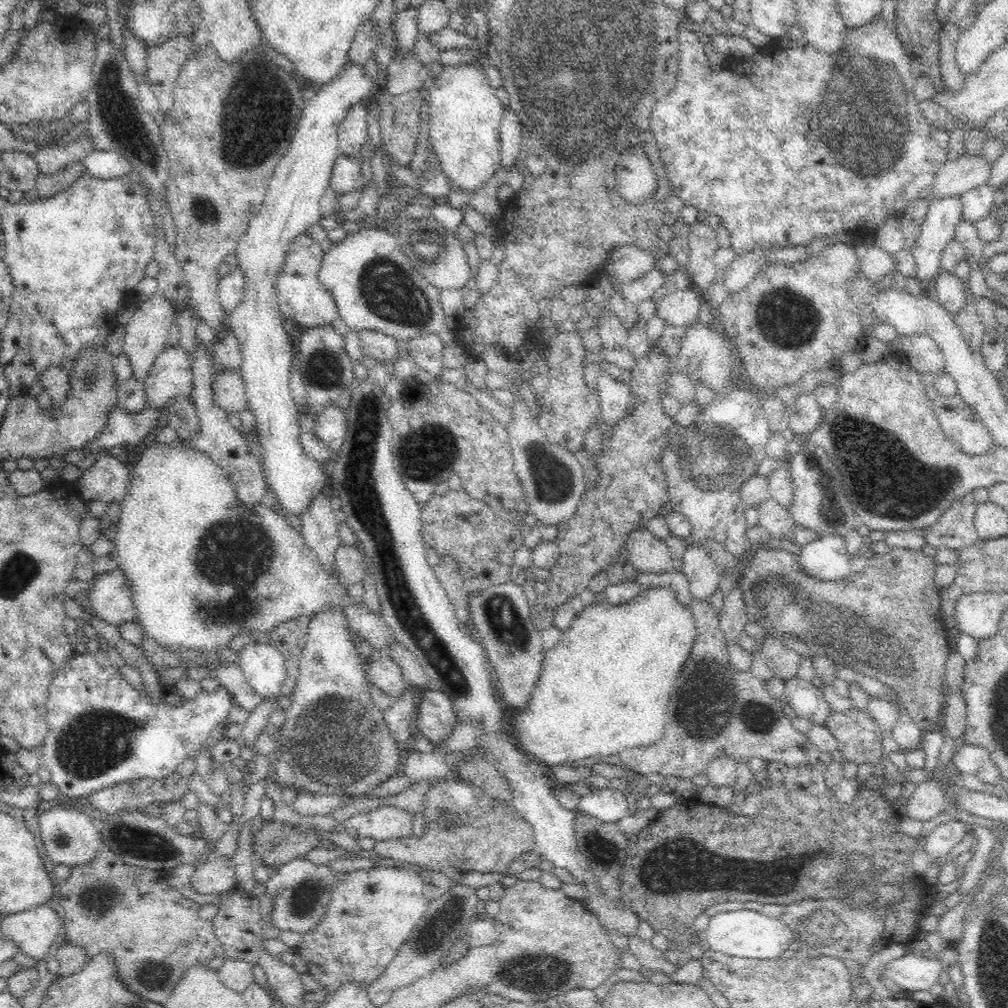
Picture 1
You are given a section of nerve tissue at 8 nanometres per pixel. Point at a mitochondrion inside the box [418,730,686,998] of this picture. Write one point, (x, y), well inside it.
(527, 970)

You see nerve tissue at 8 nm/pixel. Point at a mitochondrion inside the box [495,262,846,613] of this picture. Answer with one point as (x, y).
(715, 455)

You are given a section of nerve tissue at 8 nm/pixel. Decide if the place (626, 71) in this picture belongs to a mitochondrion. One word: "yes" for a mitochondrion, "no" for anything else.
yes

